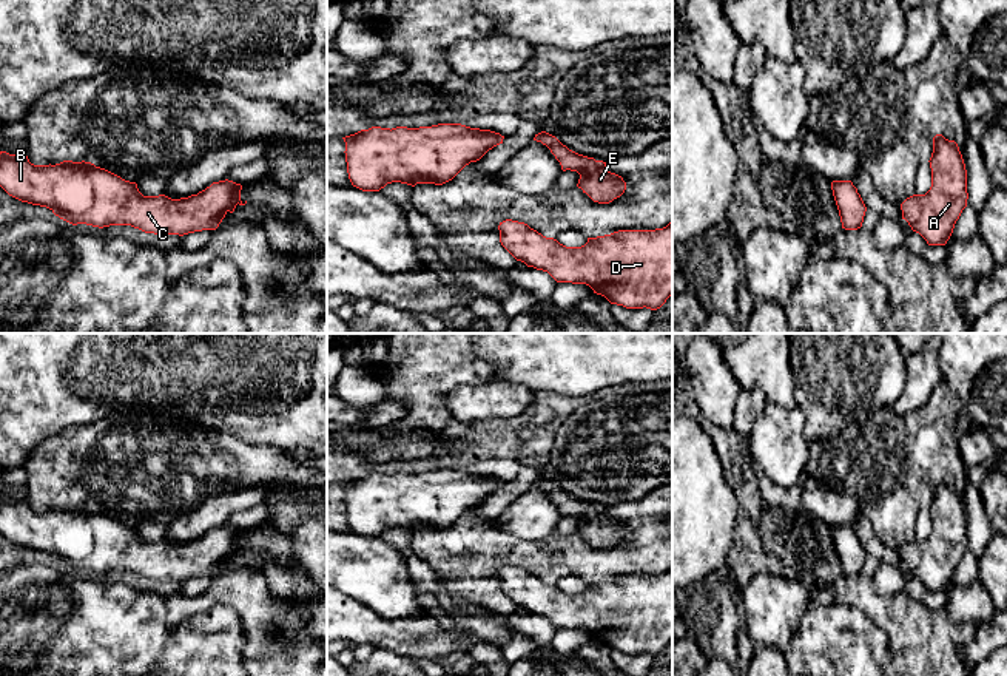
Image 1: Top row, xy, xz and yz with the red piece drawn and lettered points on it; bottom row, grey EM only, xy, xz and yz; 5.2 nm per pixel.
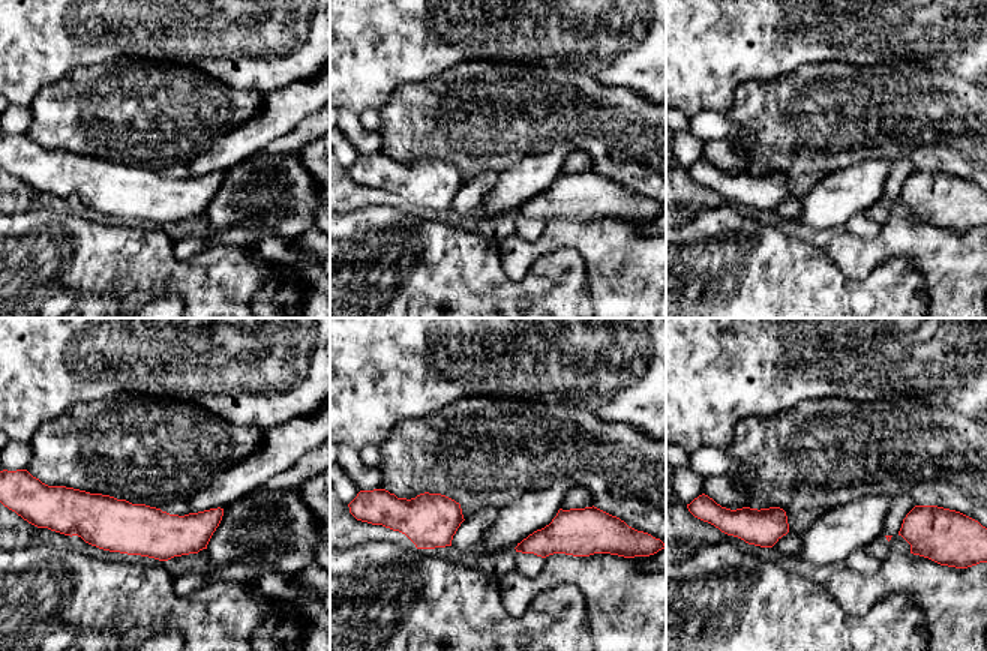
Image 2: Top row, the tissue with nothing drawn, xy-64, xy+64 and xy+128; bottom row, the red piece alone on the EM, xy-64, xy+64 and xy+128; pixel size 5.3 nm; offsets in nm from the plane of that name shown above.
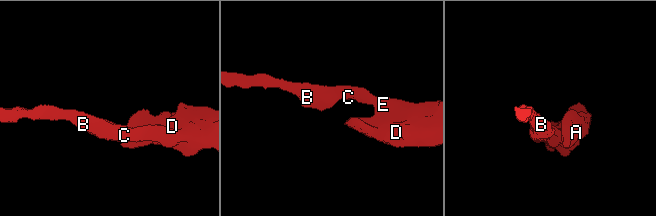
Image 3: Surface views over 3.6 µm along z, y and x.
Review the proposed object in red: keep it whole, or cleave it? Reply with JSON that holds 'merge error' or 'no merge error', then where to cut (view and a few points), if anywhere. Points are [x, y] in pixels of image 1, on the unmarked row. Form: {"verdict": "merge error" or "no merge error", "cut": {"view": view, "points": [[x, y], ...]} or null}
{"verdict": "no merge error", "cut": null}

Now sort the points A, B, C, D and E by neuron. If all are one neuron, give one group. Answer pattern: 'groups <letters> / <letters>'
groups A B C D E

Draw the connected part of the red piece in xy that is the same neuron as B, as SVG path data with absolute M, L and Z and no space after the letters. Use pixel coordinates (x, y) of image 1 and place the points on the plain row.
M0 497L0 532L9 542L22 548L49 554L56 562L72 571L86 570L99 574L109 571L131 571L145 579L154 580L184 582L202 576L216 576L228 557L233 559L237 549L247 549L247 546L241 546L242 531L228 525L213 528L205 536L188 543L171 545L165 540L143 542L136 528L125 526L105 514L96 512L91 508L63 506L56 511L34 511L29 508L28 502L9 500L6 497Z

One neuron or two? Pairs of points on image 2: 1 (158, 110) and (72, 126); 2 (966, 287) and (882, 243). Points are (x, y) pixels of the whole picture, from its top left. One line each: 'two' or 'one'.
1: one
2: one

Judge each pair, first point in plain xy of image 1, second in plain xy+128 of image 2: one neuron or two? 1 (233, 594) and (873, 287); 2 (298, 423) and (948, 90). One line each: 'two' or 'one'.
1: two
2: two

